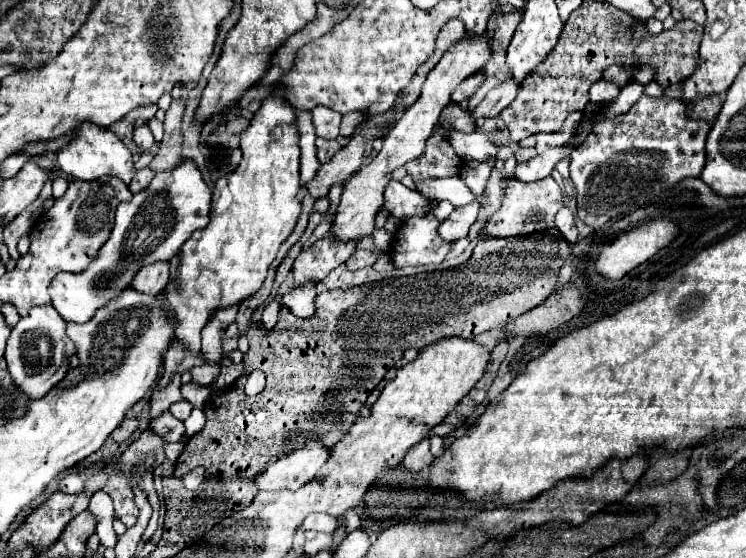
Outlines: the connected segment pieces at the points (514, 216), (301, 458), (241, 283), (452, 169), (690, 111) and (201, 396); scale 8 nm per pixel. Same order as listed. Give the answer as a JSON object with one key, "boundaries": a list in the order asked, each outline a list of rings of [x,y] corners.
{"boundaries":[[[[544,177],[534,183],[522,183],[518,179],[506,179],[506,191],[502,197],[502,207],[486,223],[482,235],[486,237],[516,237],[530,235],[554,227],[554,217],[562,207],[562,191],[552,177]]],[[[310,439],[304,447],[290,451],[278,461],[268,465],[268,471],[260,475],[254,485],[262,491],[278,491],[278,489],[298,489],[312,481],[318,469],[328,461],[330,449],[322,443],[322,439]]],[[[280,87],[272,93],[272,97],[262,101],[262,107],[250,121],[250,127],[240,135],[240,149],[242,161],[238,169],[234,173],[226,173],[216,181],[208,227],[192,233],[192,237],[182,245],[174,289],[168,289],[166,293],[170,321],[174,327],[172,339],[196,355],[200,353],[200,331],[216,313],[216,309],[238,305],[258,293],[266,279],[270,263],[276,259],[280,245],[294,231],[302,213],[302,205],[296,199],[300,191],[300,147],[298,131],[294,125],[294,107],[284,101]]],[[[430,137],[426,141],[426,149],[418,159],[418,175],[414,181],[420,179],[440,179],[440,177],[454,177],[462,169],[462,159],[454,153],[452,145],[446,137]]],[[[706,97],[706,99],[694,101],[692,105],[688,105],[686,115],[690,119],[704,119],[704,121],[712,123],[716,119],[716,115],[720,113],[720,107],[722,107],[720,97]]],[[[186,383],[186,385],[182,385],[182,395],[194,407],[204,407],[204,403],[210,397],[210,391],[206,387],[200,387],[200,385],[194,385],[194,383]]]]}

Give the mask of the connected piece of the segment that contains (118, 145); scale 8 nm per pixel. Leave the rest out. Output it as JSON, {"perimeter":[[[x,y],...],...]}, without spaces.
{"perimeter":[[[80,125],[80,129],[76,131],[76,139],[70,141],[58,153],[56,161],[64,173],[70,173],[80,181],[96,181],[100,177],[120,177],[126,185],[130,185],[134,177],[132,153],[114,133],[108,133],[106,129],[100,129],[98,125]]]}

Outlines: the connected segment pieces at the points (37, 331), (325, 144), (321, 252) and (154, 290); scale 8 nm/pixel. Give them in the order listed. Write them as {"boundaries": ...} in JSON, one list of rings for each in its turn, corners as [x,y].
{"boundaries":[[[[52,305],[32,309],[28,317],[22,317],[12,329],[6,345],[6,361],[12,379],[32,399],[44,397],[54,385],[58,385],[70,371],[70,357],[76,355],[76,345],[66,335],[66,321]]],[[[316,139],[316,157],[320,163],[326,163],[332,159],[332,155],[340,149],[340,145],[336,141],[326,141],[326,139]]],[[[324,237],[310,249],[304,249],[294,261],[294,287],[302,287],[308,281],[320,283],[332,269],[342,265],[354,253],[356,241],[338,245],[336,239]]],[[[168,261],[148,265],[148,267],[140,269],[140,273],[136,273],[136,277],[132,281],[132,287],[140,293],[146,293],[146,295],[158,295],[160,291],[166,289],[166,285],[170,281],[168,269],[170,269]]]]}

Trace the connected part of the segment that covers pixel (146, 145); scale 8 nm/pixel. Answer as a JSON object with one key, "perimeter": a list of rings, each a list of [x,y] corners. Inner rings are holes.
{"perimeter":[[[144,125],[142,129],[134,129],[134,143],[142,151],[148,151],[154,145],[154,137],[152,137],[152,131],[148,129],[148,125]]]}

